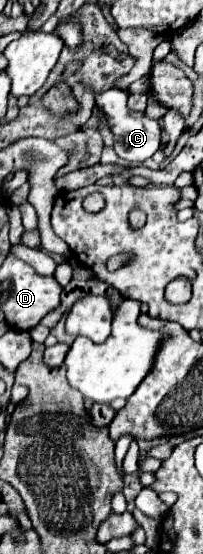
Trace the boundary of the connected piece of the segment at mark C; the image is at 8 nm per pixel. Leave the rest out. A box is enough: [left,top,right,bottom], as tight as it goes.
[96,88,160,163]

